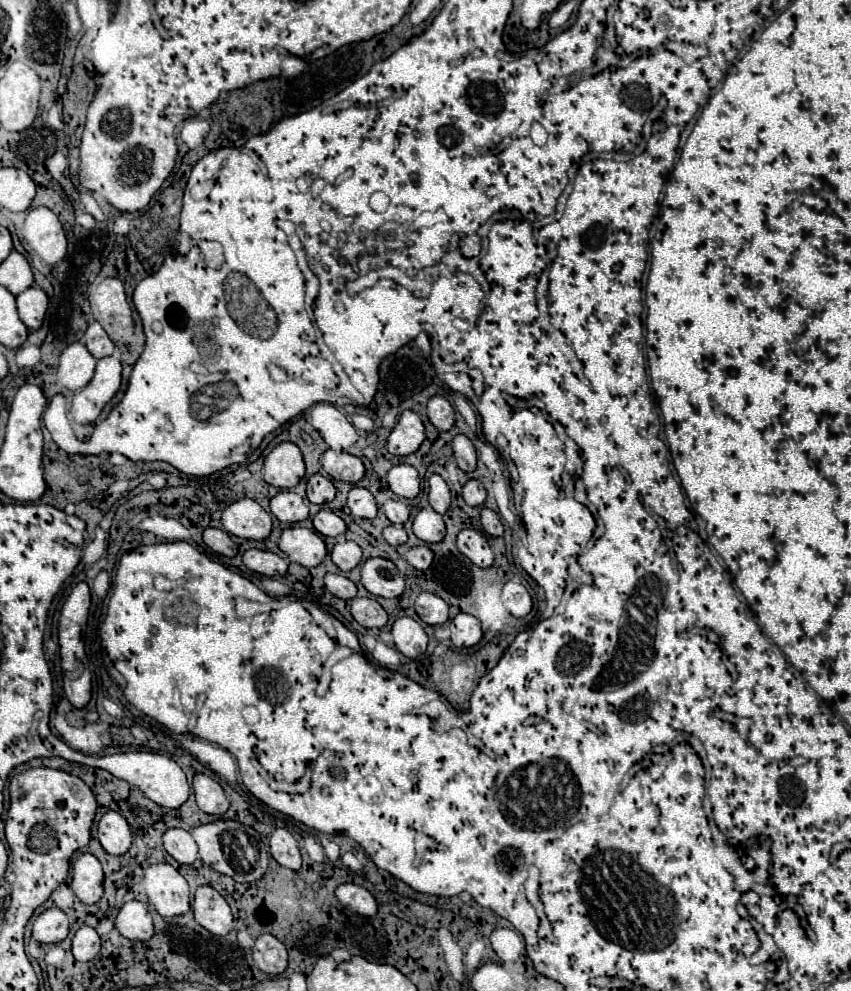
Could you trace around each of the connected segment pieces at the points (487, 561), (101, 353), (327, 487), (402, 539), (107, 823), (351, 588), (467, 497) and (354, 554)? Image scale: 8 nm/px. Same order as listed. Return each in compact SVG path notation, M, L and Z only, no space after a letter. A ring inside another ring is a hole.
M464 529L458 533L456 547L462 555L466 555L478 567L492 567L494 565L494 551L488 541L474 529Z
M98 321L90 323L90 327L86 329L86 333L84 333L84 343L86 343L88 351L90 351L96 359L102 359L102 357L106 357L106 355L112 355L114 349L116 349L116 345L112 343L112 339L108 337L108 333L104 331L104 327L102 327Z
M312 475L308 479L308 487L306 487L306 497L310 503L318 503L318 505L324 505L324 503L330 503L336 495L336 487L330 479L322 477L322 475Z
M390 525L390 527L386 527L386 529L382 531L382 535L384 535L384 539L386 539L392 547L404 545L404 543L408 541L408 535L406 535L406 531L404 531L402 525Z
M106 811L98 823L98 839L106 853L124 855L132 843L130 825L116 811Z
M328 573L324 577L324 583L326 583L326 589L336 595L338 599L354 599L356 597L356 585L344 577L344 575L334 575L334 573Z
M470 479L470 481L464 485L464 489L462 489L462 497L464 497L464 501L466 501L468 505L474 507L474 505L484 505L488 493L486 493L486 489L484 489L484 485L482 485L480 481Z
M338 541L330 557L340 571L352 571L362 559L362 549L354 541Z

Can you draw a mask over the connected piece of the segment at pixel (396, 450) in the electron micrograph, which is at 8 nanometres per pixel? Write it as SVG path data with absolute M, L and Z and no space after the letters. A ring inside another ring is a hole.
M404 411L388 437L386 449L396 457L404 457L416 453L422 441L424 441L422 419L414 411Z

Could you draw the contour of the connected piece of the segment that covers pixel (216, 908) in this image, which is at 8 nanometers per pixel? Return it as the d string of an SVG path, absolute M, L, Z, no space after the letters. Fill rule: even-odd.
M208 885L196 889L192 911L194 911L194 919L214 935L226 935L234 927L234 919L228 903L222 899L222 895L216 889Z

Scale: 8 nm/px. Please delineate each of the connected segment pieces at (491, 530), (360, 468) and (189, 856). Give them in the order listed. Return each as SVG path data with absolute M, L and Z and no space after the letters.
M486 507L482 509L482 527L492 537L502 537L504 535L504 527L502 527L502 521L500 521L498 513L492 511L492 509L486 509Z
M328 449L322 455L322 467L332 479L344 483L358 483L366 473L364 463L358 457L344 451L332 451L332 449Z
M168 829L164 833L164 849L182 865L190 865L198 857L198 847L192 835L184 829Z

